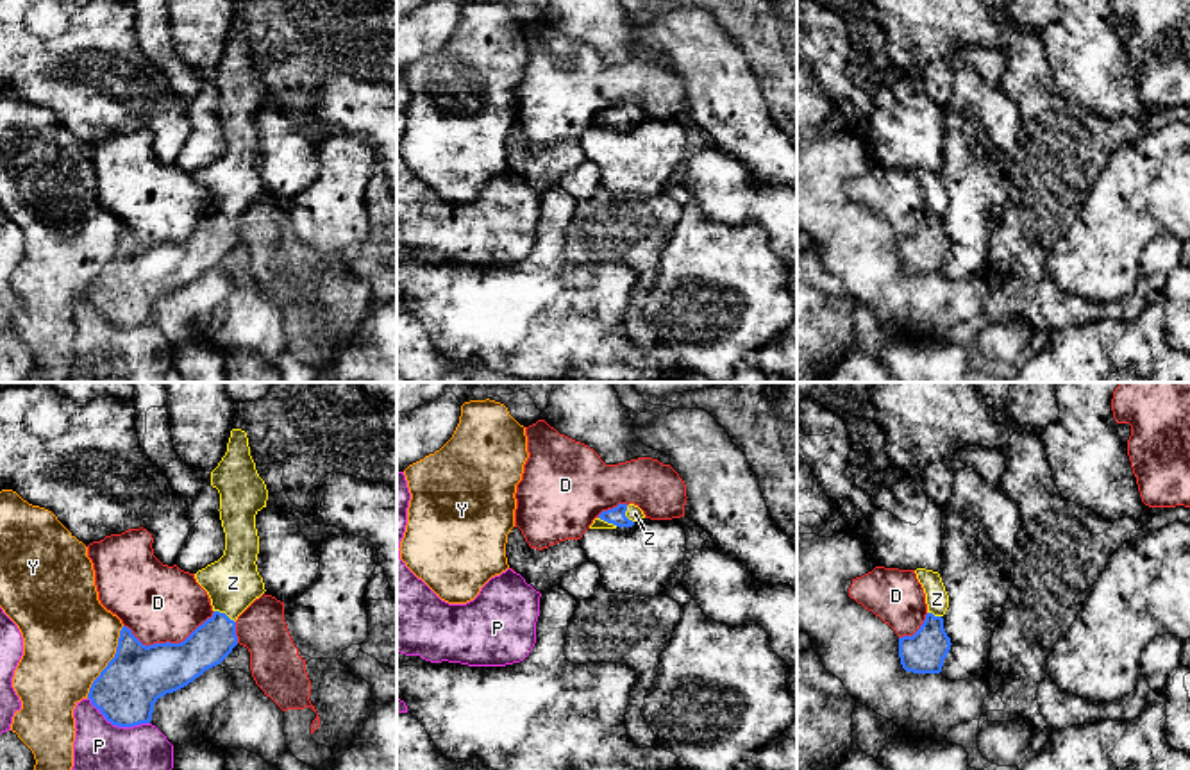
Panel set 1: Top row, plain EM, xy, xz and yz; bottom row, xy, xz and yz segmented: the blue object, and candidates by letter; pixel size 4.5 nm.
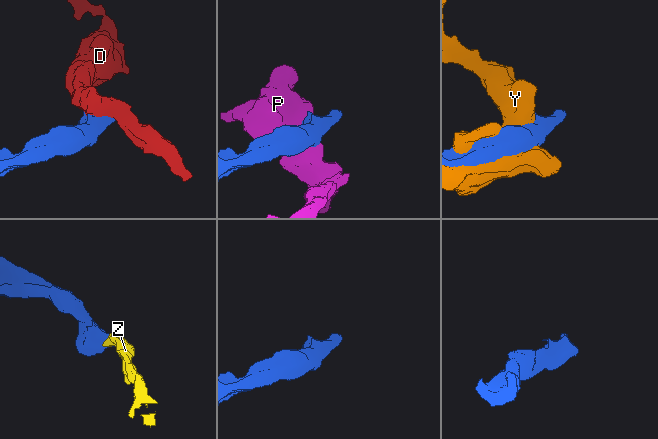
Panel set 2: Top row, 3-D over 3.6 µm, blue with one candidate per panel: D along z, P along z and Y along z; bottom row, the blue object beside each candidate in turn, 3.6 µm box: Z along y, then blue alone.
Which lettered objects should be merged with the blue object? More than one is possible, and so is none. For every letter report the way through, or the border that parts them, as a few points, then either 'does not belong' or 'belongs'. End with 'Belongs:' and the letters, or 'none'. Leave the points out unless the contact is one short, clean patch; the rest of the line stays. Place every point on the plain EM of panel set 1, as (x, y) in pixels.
D: does not belong
P: does not belong
Y: does not belong
Z: across xy (209, 243), (217, 236), (226, 215), (233, 183) | belongs
Belongs: Z

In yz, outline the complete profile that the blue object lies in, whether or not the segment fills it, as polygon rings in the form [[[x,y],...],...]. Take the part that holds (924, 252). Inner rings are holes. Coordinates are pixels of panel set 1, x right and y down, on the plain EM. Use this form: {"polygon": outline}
{"polygon": [[[917,168],[915,173],[926,193],[927,214],[913,236],[899,238],[899,257],[906,272],[940,273],[952,245],[942,218],[949,195],[938,172]]]}

